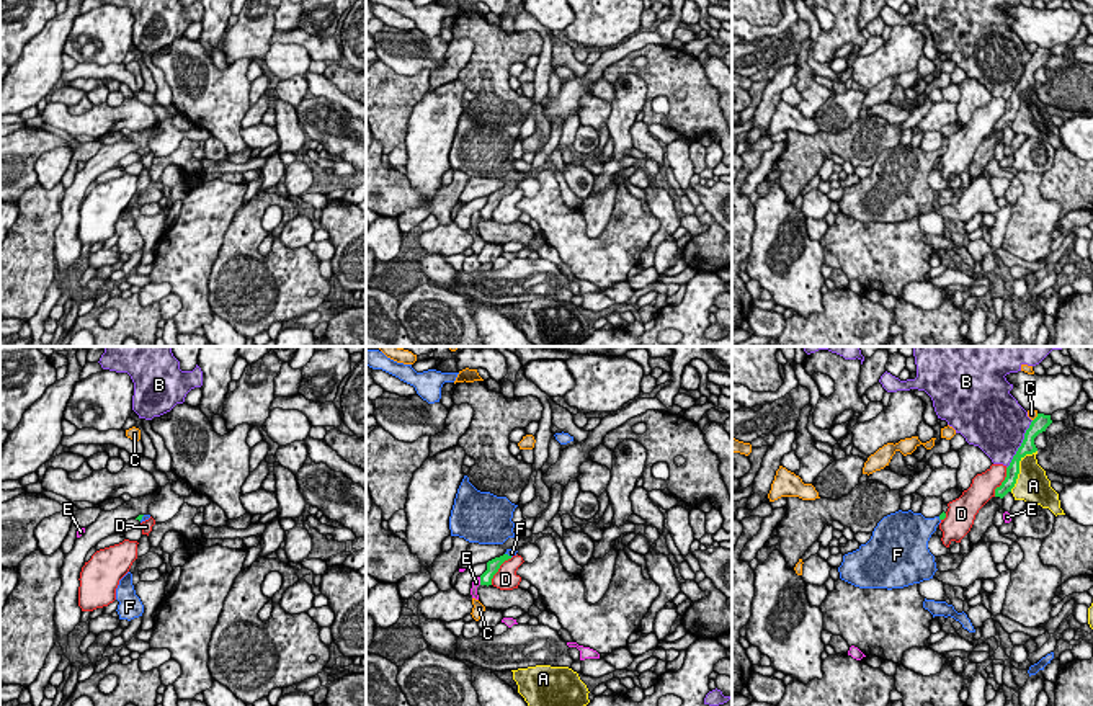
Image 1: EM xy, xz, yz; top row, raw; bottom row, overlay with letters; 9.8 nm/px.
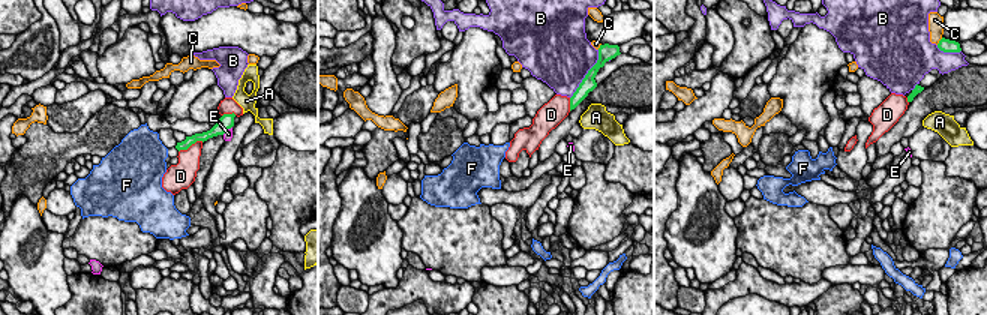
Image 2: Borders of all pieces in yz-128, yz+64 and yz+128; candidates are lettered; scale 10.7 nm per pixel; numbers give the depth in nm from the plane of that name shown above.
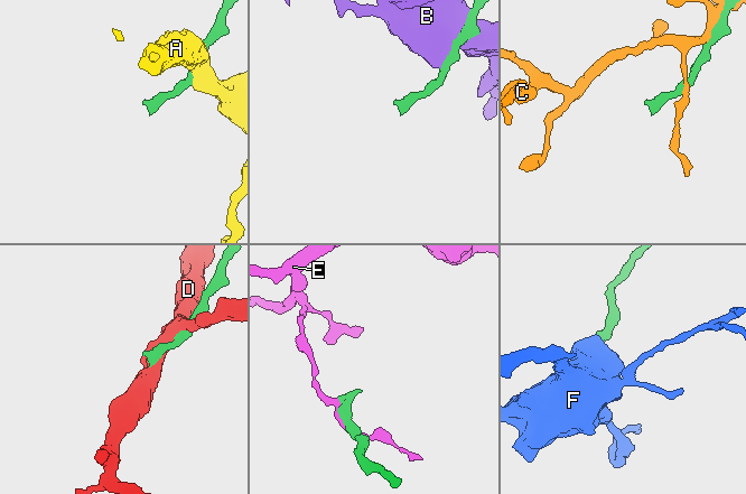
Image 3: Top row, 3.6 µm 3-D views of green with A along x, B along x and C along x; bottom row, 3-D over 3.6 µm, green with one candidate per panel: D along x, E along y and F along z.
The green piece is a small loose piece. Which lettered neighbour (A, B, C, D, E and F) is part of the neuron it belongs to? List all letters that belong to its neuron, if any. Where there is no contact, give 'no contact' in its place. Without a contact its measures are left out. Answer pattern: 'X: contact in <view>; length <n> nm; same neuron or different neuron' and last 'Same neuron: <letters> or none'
A: contact in yz; length 500 nm; different neuron
B: contact in yz; length 550 nm; different neuron
C: contact in yz; length 100 nm; different neuron
D: contact in xz; length 340 nm; different neuron
E: contact in xz; length 80 nm; different neuron
F: contact in xz; length 90 nm; same neuron
Same neuron: F

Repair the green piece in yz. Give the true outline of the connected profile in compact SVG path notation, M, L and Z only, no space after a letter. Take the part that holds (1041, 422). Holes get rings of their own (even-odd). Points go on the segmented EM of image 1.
M1037 413L1037 417L1031 422L1029 428L1024 433L1024 440L1021 443L1021 446L1018 448L1016 454L1013 456L1010 466L1006 467L1006 477L1002 482L1000 487L995 489L995 497L1003 498L1008 492L1011 492L1011 489L1016 484L1018 474L1019 474L1019 461L1026 456L1026 454L1033 454L1037 451L1036 445L1034 445L1034 438L1046 431L1046 428L1052 423L1051 415L1044 415L1044 413Z

